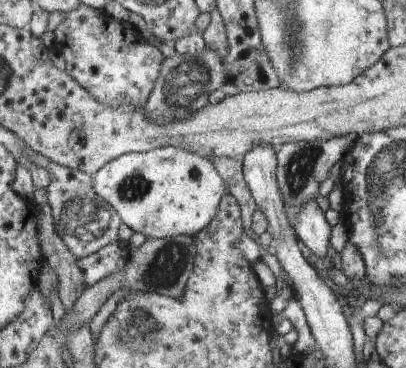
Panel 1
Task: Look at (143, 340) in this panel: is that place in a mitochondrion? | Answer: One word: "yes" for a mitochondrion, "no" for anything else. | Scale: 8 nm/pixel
yes

